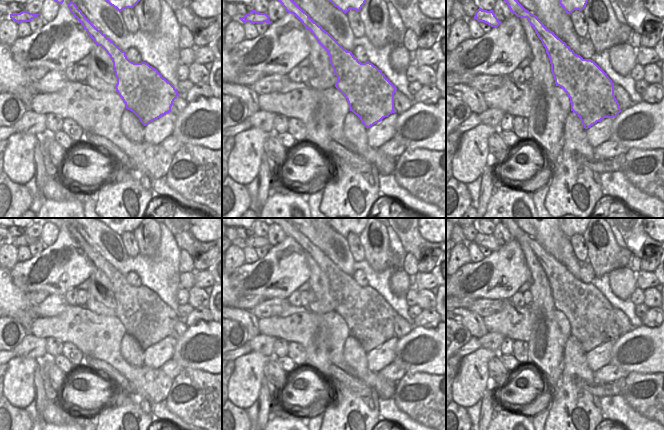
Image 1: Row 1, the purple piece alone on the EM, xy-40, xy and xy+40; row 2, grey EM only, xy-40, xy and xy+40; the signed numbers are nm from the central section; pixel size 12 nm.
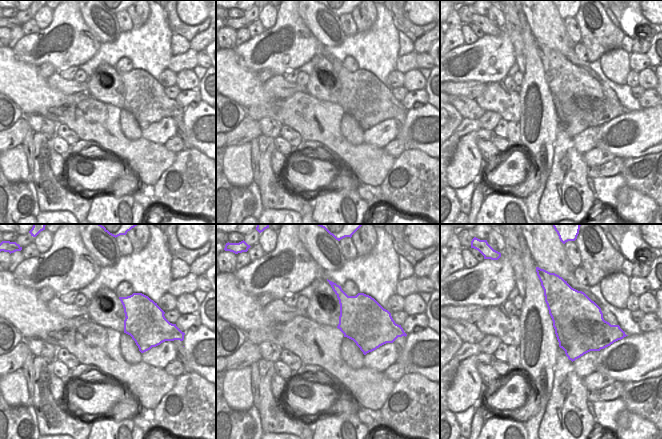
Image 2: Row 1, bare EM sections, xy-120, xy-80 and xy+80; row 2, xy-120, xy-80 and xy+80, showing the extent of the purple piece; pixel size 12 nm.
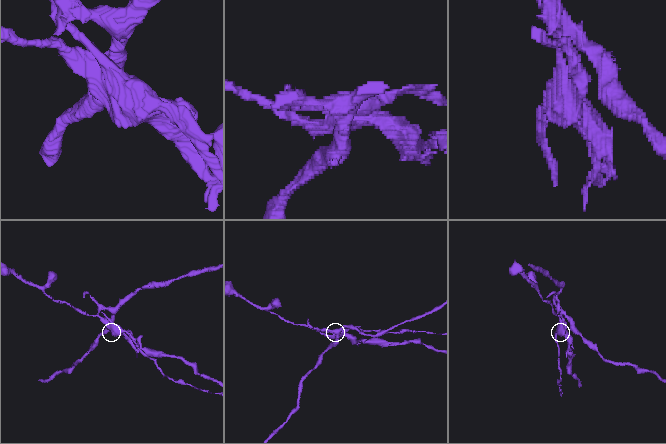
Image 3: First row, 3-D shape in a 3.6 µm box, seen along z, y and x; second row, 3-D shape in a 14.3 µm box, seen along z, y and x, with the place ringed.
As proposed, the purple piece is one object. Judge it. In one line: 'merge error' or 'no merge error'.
merge error

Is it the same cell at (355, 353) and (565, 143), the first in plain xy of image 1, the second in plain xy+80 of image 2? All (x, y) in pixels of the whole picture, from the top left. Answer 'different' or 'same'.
same

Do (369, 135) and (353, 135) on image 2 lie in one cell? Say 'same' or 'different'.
different

